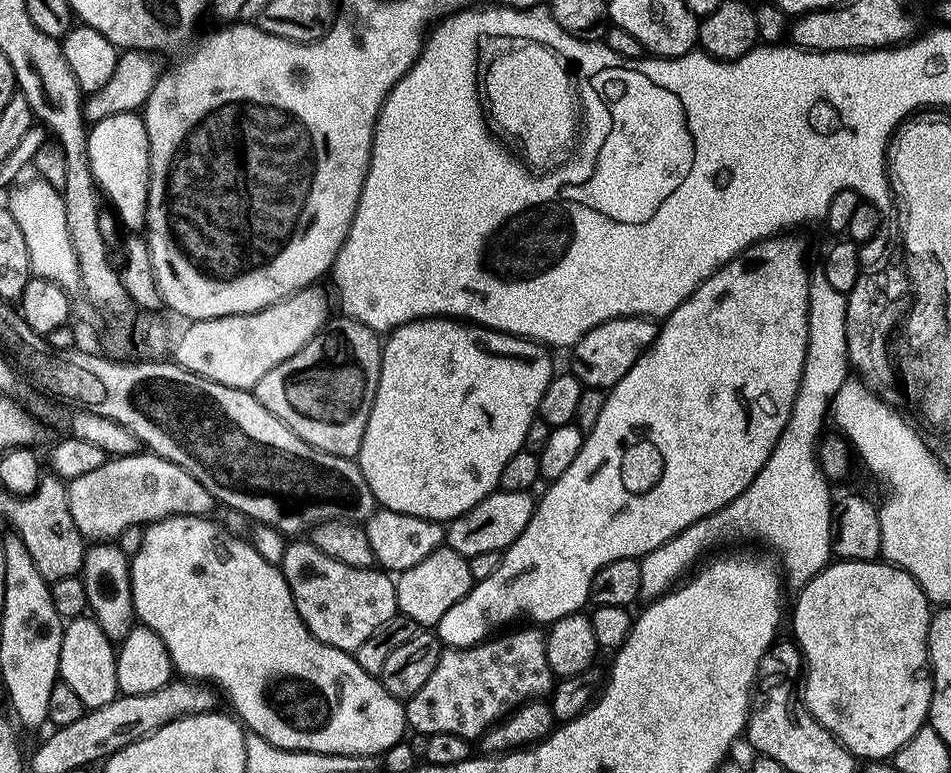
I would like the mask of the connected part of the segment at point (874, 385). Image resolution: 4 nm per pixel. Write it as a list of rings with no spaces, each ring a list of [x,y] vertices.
[[[876,268],[873,272],[861,271],[858,282],[854,282],[846,295],[846,350],[851,371],[863,377],[873,392],[888,394],[884,392],[898,384],[894,360],[888,357],[888,331],[895,320],[903,321],[906,315],[910,304],[909,285],[900,281],[894,269]]]

